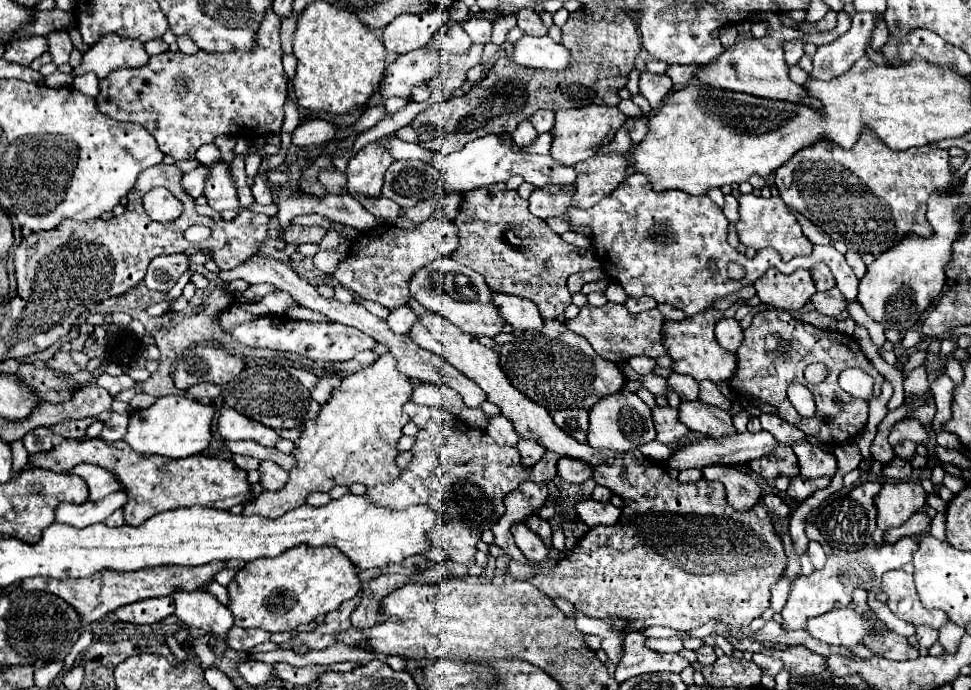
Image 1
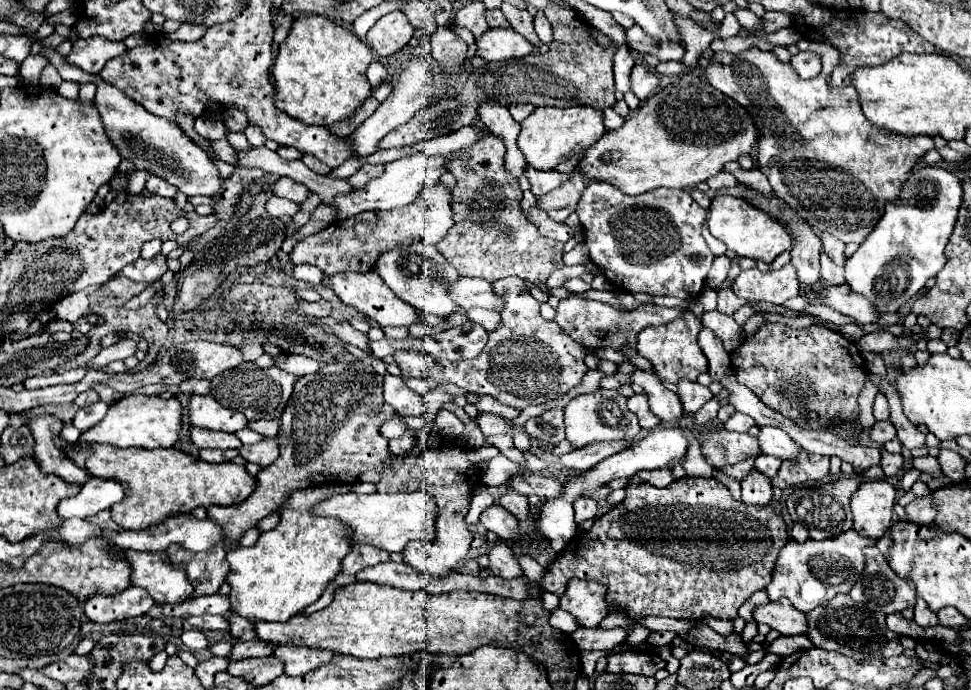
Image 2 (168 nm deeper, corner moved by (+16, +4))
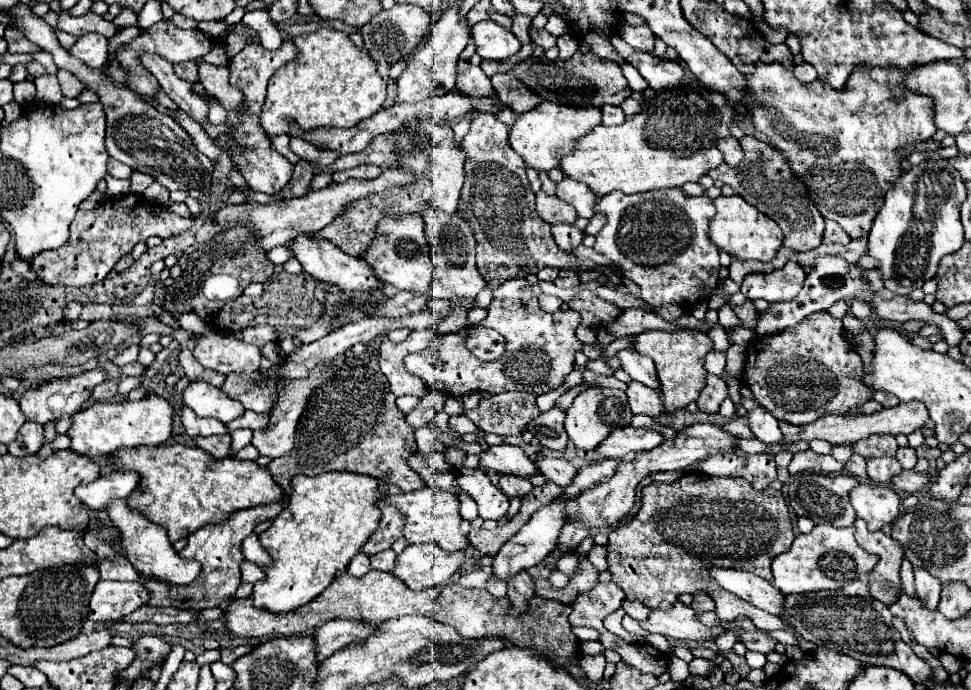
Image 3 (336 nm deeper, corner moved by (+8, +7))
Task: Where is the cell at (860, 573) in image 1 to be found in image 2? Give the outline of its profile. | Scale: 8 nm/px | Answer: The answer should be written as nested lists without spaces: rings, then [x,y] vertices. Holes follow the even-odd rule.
[[[848,529],[846,533],[824,541],[814,541],[814,539],[808,539],[806,543],[788,541],[782,547],[778,561],[774,565],[772,581],[766,589],[768,597],[770,599],[788,597],[794,607],[806,613],[818,605],[824,605],[838,593],[848,593],[850,587],[854,585],[854,579],[858,579],[864,569],[862,551],[872,543],[876,543],[876,539],[862,537],[854,529]]]

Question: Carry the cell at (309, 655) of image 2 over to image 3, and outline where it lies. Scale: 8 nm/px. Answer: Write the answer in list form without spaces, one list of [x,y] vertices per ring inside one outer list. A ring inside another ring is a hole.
[[[332,620],[324,626],[316,628],[312,638],[316,642],[316,660],[326,660],[336,650],[348,646],[350,642],[360,642],[368,638],[376,628],[364,628],[364,624],[356,624],[356,620]]]

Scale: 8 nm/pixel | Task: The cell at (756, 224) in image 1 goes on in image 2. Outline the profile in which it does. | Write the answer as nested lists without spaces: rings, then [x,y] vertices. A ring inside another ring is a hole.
[[[716,195],[708,209],[708,229],[716,239],[724,241],[726,247],[738,257],[750,257],[764,263],[772,263],[780,253],[792,247],[792,237],[780,223],[776,223],[770,215],[762,213],[760,209],[748,205],[740,197]]]

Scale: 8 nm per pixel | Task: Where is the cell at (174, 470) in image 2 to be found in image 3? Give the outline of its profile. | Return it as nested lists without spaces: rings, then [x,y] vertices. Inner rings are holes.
[[[174,444],[174,446],[138,446],[138,448],[124,448],[124,450],[116,450],[108,456],[110,466],[118,472],[136,472],[140,476],[138,486],[134,488],[134,492],[128,496],[128,508],[140,512],[142,516],[146,516],[150,522],[162,526],[168,532],[170,542],[176,542],[180,538],[190,536],[192,532],[196,532],[200,526],[208,524],[208,522],[220,522],[220,518],[236,512],[236,510],[244,510],[244,508],[252,508],[252,506],[260,506],[260,504],[272,504],[274,500],[280,500],[284,494],[280,492],[280,486],[272,480],[270,472],[262,466],[258,466],[256,462],[250,460],[238,460],[238,458],[212,458],[208,456],[208,452],[204,452],[202,448],[188,448],[182,444]]]

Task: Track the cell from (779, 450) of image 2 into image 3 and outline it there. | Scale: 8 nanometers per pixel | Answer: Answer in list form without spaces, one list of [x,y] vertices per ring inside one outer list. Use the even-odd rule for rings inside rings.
[[[756,408],[750,416],[750,428],[754,432],[754,436],[764,442],[764,444],[780,444],[784,440],[784,434],[778,426],[778,420],[766,410],[766,408]]]

